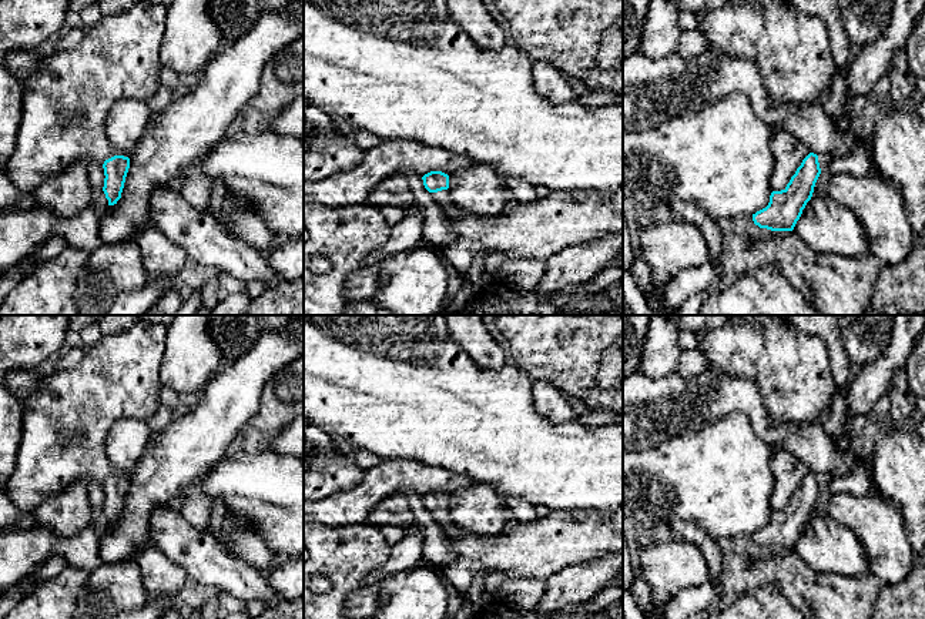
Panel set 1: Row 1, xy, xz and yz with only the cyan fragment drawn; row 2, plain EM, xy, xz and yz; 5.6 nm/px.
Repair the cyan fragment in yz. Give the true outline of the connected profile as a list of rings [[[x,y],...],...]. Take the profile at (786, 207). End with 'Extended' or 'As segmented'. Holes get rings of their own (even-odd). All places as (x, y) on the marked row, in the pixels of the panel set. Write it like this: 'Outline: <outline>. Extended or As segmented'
Outline: [[[810,153],[787,187],[781,191],[772,191],[768,205],[753,214],[754,224],[771,231],[792,231],[812,197],[820,174],[831,161],[832,157],[830,154]]]. Extended

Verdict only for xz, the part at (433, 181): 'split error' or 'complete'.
split error

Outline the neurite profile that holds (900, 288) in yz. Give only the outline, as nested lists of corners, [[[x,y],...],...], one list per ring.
[[[925,232],[902,262],[884,264],[867,315],[925,314]]]

